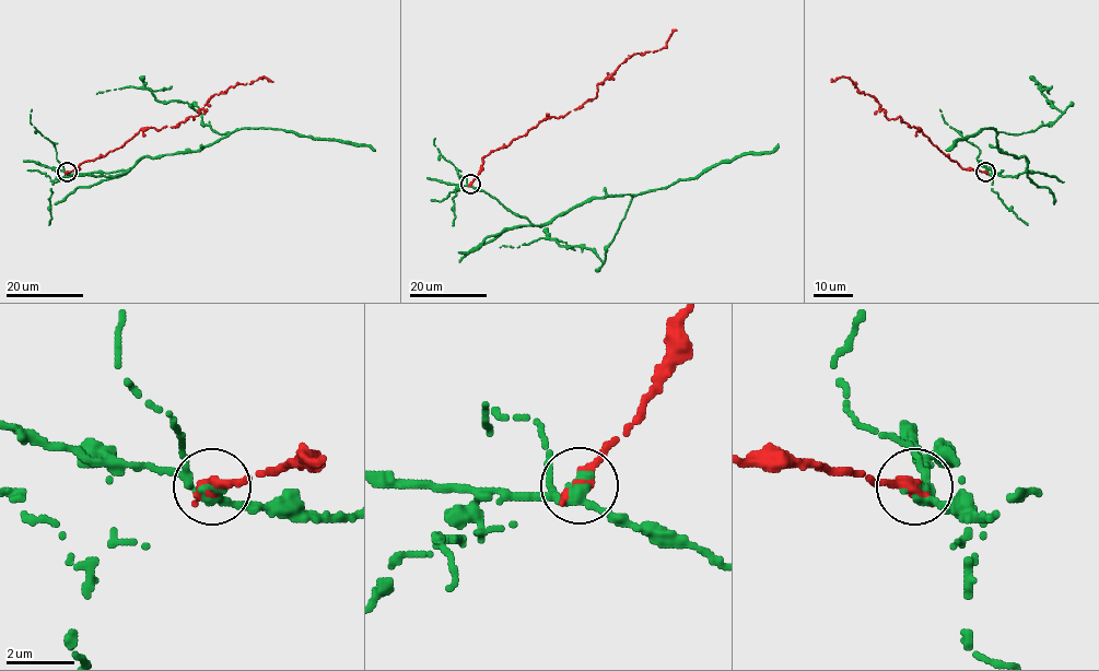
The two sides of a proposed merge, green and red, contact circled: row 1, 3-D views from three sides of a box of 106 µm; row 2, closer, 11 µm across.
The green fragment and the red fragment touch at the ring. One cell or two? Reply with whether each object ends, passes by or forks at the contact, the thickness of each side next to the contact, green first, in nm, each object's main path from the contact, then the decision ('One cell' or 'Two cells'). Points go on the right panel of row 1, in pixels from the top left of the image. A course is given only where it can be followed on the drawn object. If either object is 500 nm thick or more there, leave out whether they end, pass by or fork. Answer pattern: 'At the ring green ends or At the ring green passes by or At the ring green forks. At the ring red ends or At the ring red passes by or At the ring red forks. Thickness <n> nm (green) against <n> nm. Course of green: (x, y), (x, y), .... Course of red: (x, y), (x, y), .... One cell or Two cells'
At the ring green passes by. At the ring red ends. Thickness 280 nm (green) against 480 nm. Course of green: (985, 172), (1026, 168), (996, 138), (1052, 125), (1063, 113), (1040, 87), (1049, 94). Course of red: (985, 172), (962, 168), (920, 127), (887, 117), (848, 77), (831, 81). Two cells

